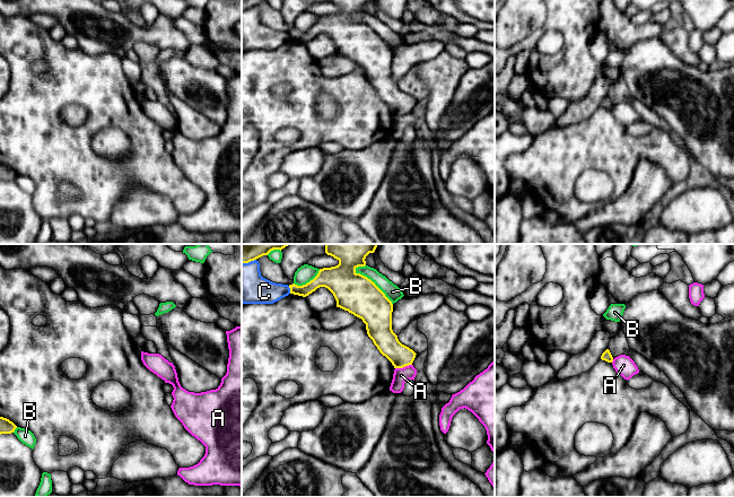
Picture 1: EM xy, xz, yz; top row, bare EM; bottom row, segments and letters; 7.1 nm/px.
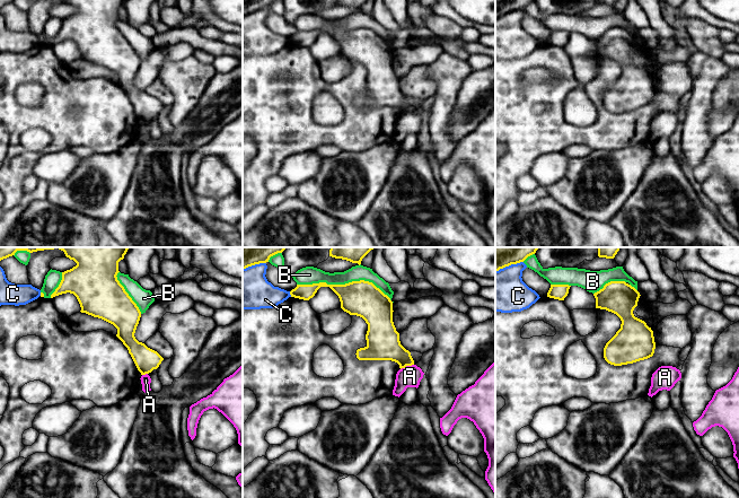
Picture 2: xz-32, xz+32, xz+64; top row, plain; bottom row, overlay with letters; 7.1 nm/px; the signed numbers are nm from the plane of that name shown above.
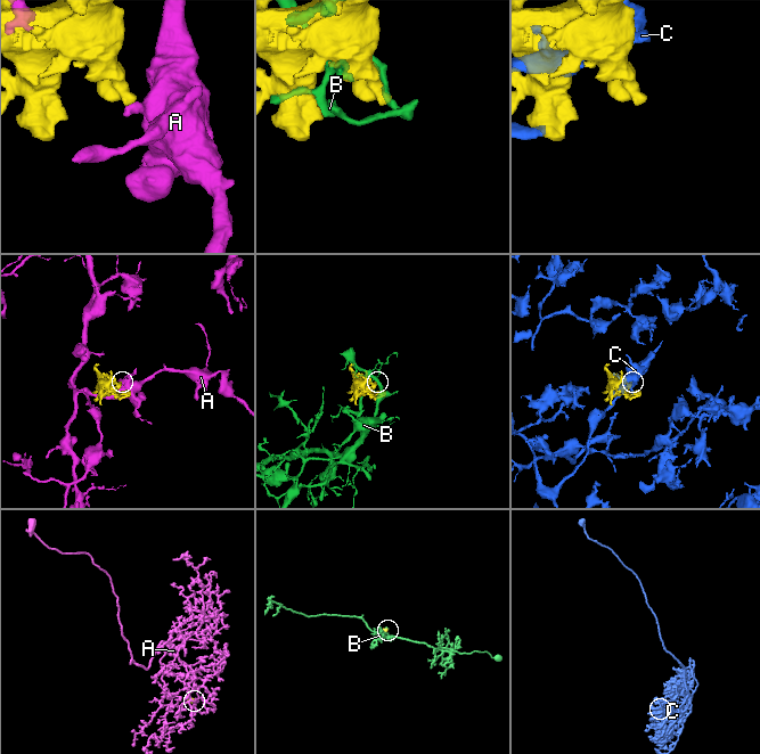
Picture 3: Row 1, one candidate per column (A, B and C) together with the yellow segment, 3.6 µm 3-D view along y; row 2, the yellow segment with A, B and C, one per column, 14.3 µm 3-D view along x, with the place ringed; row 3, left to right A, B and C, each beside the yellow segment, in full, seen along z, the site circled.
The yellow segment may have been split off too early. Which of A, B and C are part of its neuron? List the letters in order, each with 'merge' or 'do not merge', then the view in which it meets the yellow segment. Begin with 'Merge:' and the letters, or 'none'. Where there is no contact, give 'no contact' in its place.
Merge: none
A: do not merge; contact in xz
B: do not merge; contact in xz
C: do not merge; contact in xz

